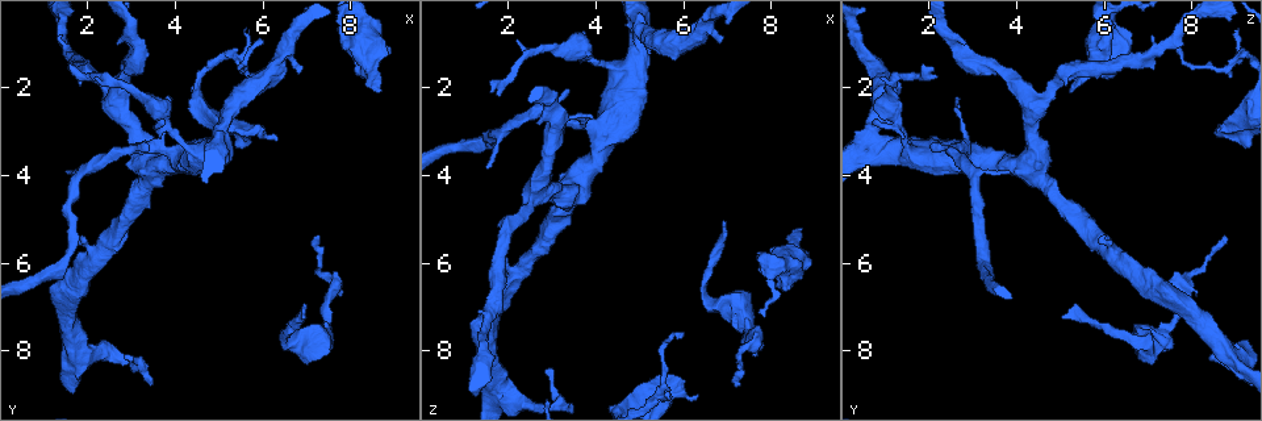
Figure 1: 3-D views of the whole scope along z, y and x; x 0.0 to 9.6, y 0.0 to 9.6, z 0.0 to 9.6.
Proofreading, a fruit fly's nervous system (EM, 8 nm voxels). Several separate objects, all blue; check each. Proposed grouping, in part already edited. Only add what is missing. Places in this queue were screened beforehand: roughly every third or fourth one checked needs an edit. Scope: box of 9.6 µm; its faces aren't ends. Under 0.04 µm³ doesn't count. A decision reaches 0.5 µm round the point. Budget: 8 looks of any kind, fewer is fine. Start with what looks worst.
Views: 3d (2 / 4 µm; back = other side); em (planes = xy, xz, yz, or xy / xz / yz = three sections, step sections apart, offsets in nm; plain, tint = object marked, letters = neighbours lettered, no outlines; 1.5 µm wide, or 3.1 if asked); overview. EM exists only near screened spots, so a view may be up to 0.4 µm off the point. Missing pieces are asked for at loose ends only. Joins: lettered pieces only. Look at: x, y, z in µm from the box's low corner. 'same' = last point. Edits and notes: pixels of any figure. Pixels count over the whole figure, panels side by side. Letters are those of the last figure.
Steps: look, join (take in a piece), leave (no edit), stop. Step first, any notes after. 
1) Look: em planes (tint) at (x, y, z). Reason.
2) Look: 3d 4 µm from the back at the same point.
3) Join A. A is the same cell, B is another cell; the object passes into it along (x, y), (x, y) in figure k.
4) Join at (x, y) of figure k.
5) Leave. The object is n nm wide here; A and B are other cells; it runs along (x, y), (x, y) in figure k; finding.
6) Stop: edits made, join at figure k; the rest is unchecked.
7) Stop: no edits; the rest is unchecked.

Look: em xz step 4 (tint) at (6.35, 3.15, 9.00). Thick end.

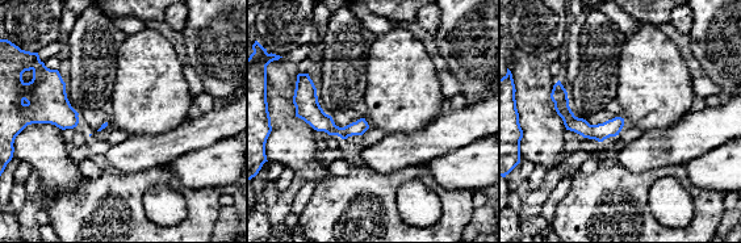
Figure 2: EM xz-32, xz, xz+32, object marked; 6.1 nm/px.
Look: em planes (letters) at the same point.

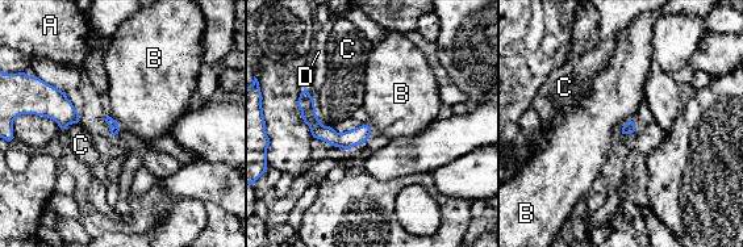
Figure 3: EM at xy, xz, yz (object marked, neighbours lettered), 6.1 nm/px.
Leave. A, B, C and D are other cells; a border runs along (108, 116), (119, 122) in figure 3; none of them fits.

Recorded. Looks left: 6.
Look: em xz step 4 (letters) at (7.30, 5.40, 8.85). End of a long branch.

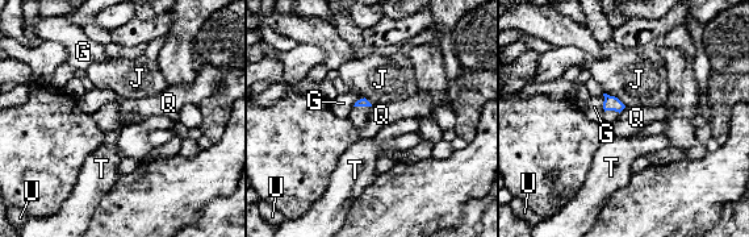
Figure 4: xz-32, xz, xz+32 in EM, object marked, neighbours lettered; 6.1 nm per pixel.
Look: em planes (letters) at the same point.

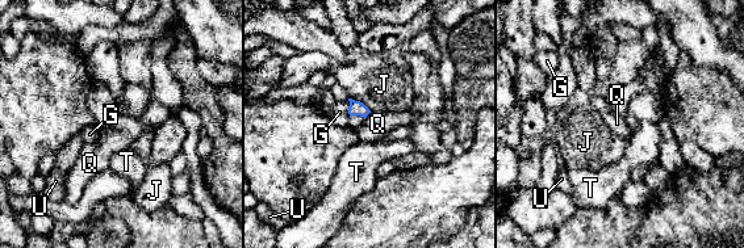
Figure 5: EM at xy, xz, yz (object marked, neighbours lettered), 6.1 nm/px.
Leave. G, J, Q, T and U are other cells; none of them fits.

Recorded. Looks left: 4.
Look: 3d 4 µm at (8.60, 2.10, 5.30). Branch stops here.

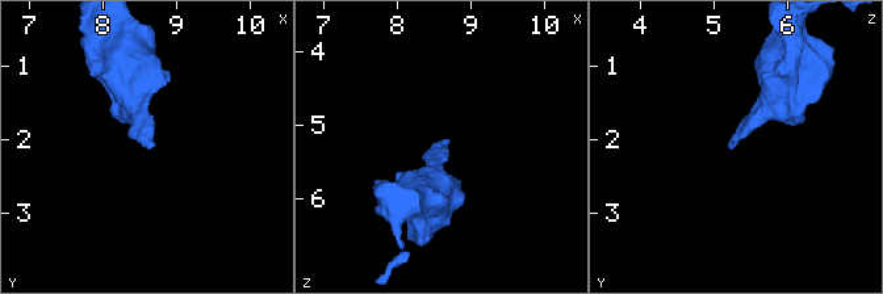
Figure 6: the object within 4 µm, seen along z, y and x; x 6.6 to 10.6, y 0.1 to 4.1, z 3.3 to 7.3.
Look: em planes (letters) at (8.60, 2.15, 5.25).

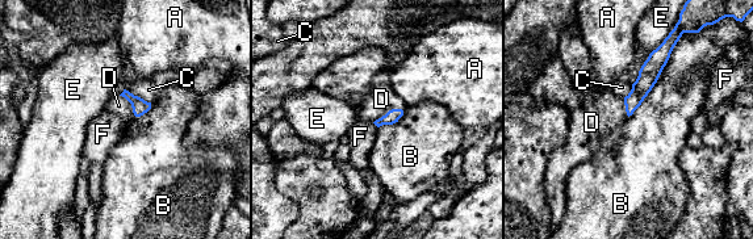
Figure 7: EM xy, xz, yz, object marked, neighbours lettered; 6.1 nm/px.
Join D. D is the same cell, A, B, C, E and F are other cells; the object passes into it along (394, 114), (389, 110), (381, 99) in figure 7; the cell continues.

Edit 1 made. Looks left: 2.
Stop: edits made, join at figure 7; the rest is unchecked.

